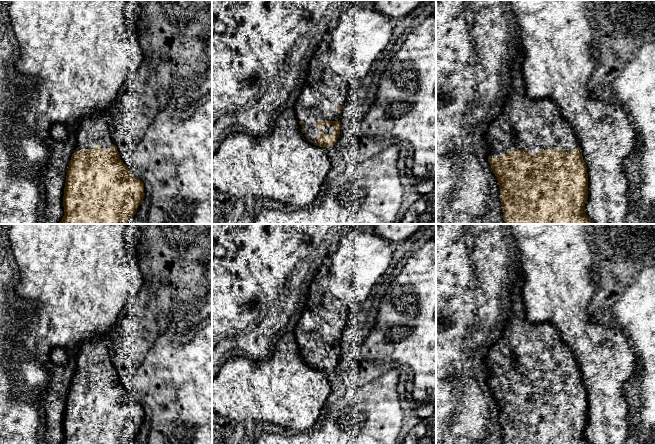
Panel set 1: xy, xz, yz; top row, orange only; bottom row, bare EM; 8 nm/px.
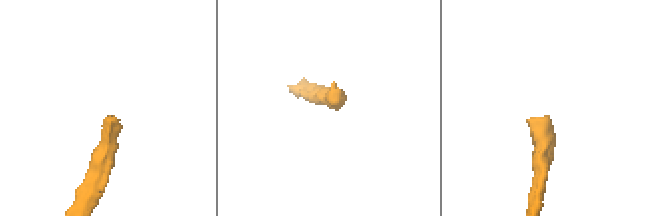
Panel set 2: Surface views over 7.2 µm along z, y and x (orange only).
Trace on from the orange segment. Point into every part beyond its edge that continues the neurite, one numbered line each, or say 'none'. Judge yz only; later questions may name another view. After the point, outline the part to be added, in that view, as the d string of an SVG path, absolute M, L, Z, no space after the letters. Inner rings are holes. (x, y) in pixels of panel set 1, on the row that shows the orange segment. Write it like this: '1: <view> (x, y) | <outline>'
1: yz (529, 124) | M520 50L517 59L511 67L511 90L506 104L504 105L499 117L494 120L488 128L486 141L489 145L488 158L500 158L502 154L508 154L510 150L528 150L530 154L539 154L541 150L556 150L558 148L565 151L576 151L578 143L575 134L562 116L558 105L550 99L531 99L525 87L523 79L524 50Z

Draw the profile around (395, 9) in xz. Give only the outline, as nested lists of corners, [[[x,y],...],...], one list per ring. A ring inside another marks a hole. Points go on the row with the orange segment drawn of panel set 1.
[[[373,0],[370,6],[383,15],[398,19],[410,14],[424,0]]]

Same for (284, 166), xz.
[[[294,106],[276,116],[273,130],[268,134],[234,133],[227,136],[212,155],[212,187],[218,192],[236,197],[260,196],[304,207],[317,196],[331,166],[326,148],[316,146],[303,136]]]

